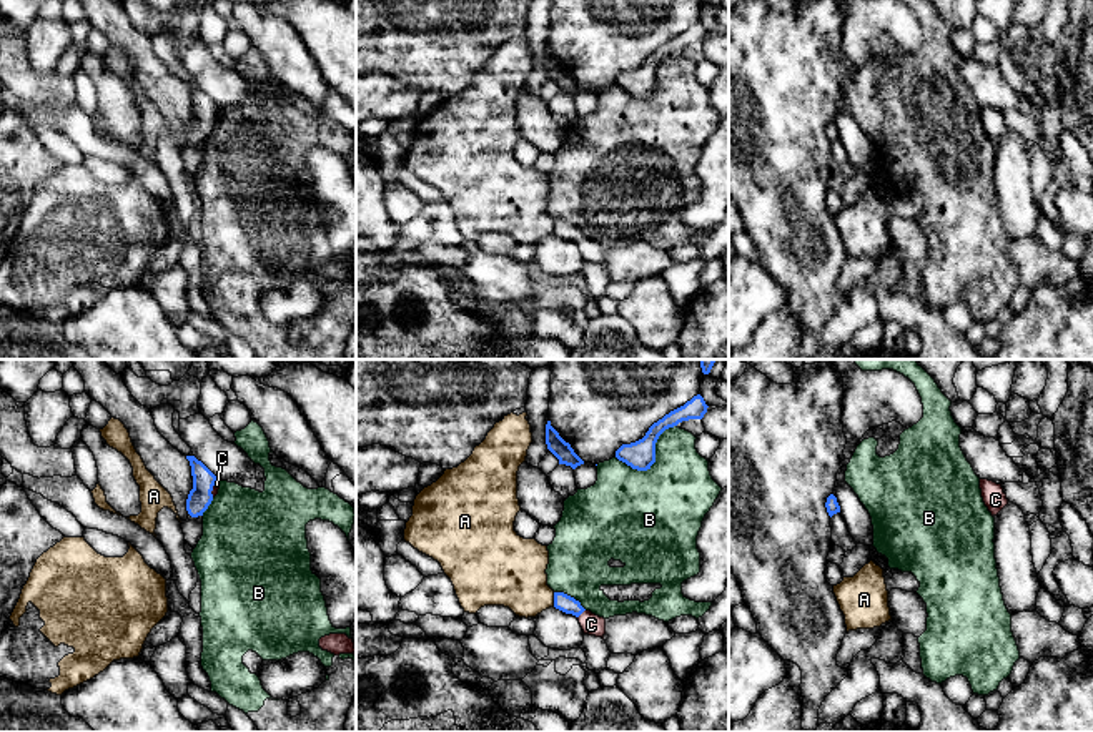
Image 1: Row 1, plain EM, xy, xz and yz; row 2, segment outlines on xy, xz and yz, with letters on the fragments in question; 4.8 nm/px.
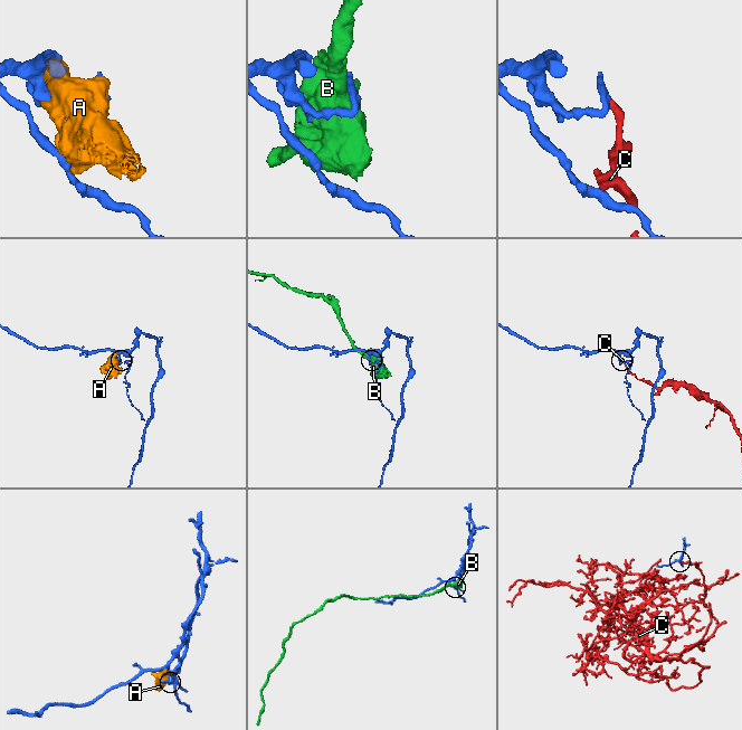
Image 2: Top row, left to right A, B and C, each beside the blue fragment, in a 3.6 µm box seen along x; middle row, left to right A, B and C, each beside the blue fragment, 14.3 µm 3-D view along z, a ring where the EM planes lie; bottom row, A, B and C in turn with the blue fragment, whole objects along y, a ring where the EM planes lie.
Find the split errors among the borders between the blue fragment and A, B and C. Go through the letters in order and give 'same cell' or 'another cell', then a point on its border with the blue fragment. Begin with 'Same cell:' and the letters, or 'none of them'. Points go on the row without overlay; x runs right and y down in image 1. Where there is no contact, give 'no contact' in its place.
Same cell: none of them
A: another cell | xz (554, 227)
B: another cell | xz (654, 87)
C: another cell | xz (581, 240)

